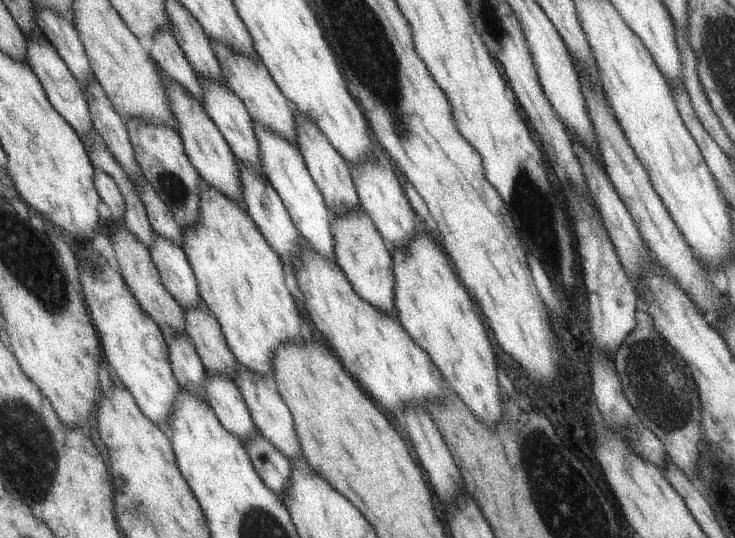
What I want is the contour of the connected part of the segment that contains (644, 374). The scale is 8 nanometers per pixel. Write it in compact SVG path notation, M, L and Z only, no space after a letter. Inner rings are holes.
M638 306L635 320L634 330L624 338L614 356L614 370L623 394L640 422L660 438L667 462L684 472L690 482L694 482L703 440L700 438L702 416L696 382L686 360L658 334L643 306Z

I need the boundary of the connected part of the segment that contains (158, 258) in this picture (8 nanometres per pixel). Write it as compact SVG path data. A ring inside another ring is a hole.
M156 235L149 252L160 274L162 285L180 307L188 310L194 306L202 306L203 301L196 286L196 278L183 248L173 244L169 239Z

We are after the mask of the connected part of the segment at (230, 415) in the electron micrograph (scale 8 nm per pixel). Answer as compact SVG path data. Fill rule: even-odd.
M207 374L204 378L204 390L207 403L224 430L236 436L242 444L256 438L258 430L235 382L222 374L218 376Z

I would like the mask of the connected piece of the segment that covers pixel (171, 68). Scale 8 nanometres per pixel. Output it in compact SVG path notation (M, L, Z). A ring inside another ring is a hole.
M158 30L152 40L154 42L149 54L159 70L202 104L201 80L184 57L171 30Z

